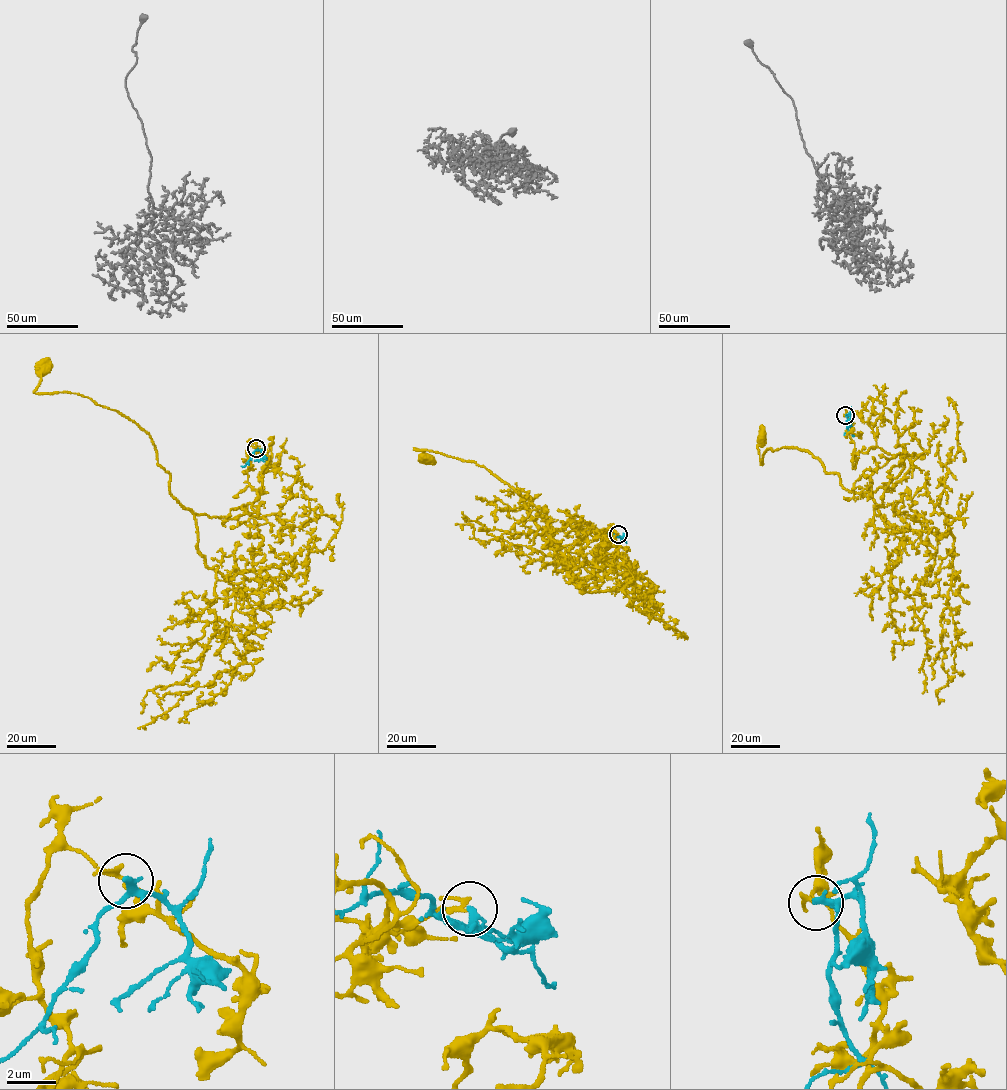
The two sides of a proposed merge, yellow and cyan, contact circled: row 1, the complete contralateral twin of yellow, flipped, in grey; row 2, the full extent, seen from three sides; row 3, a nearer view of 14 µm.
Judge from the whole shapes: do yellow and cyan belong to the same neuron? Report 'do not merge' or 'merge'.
do not merge

